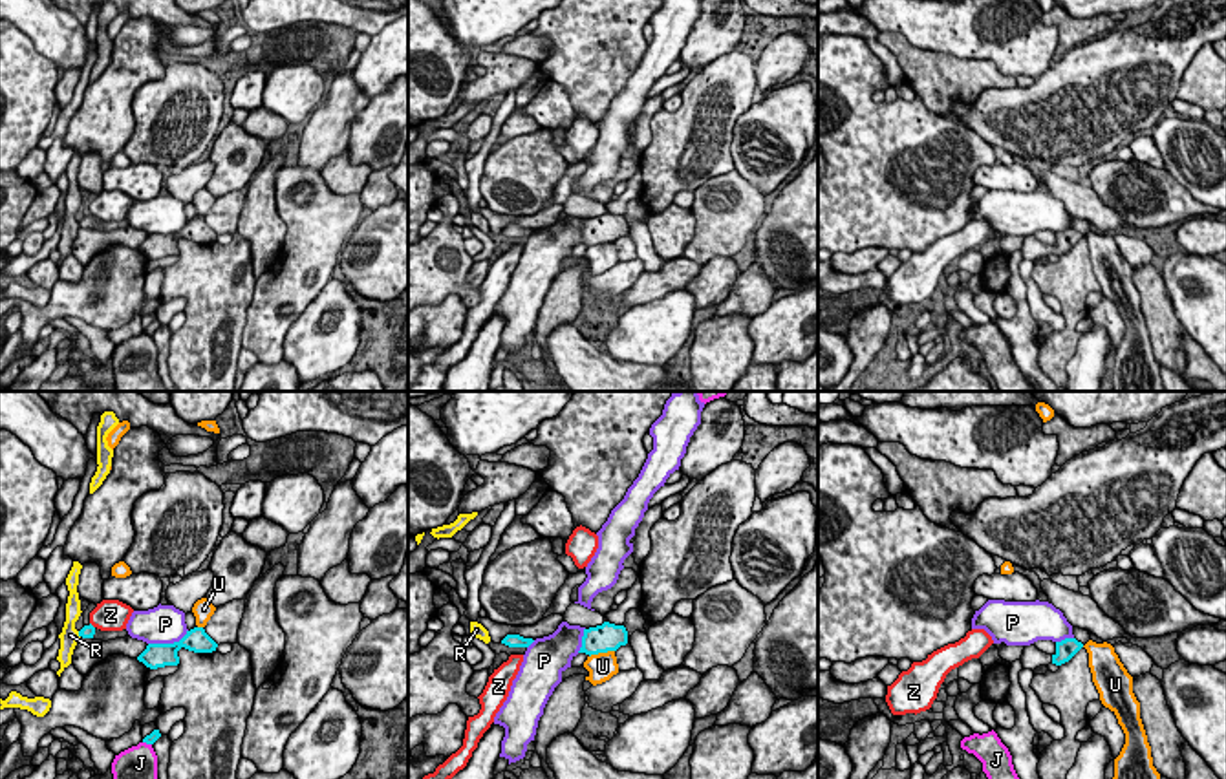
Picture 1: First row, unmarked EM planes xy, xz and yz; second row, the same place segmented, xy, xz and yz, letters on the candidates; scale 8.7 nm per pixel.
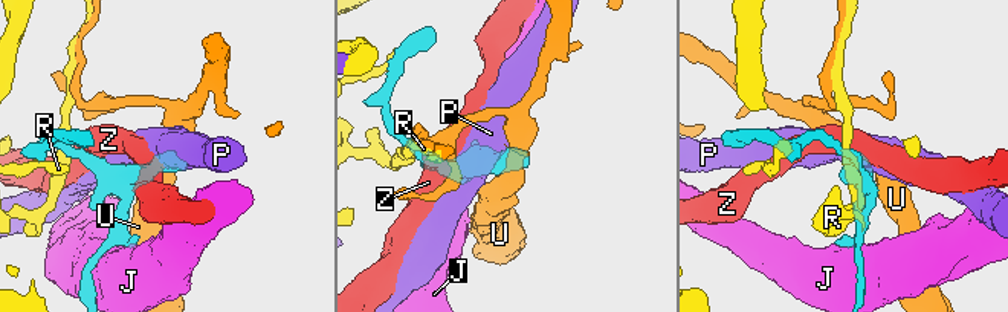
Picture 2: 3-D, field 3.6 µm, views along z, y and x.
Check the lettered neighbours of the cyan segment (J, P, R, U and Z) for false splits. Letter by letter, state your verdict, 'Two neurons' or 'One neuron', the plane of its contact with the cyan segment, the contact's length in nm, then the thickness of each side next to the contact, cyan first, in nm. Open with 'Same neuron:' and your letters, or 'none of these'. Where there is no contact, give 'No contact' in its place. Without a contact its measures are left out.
Same neuron: none of these
J: Two neurons. Touches cyan in xy. Shared border 90 nm. Thickness 90 nm (cyan) against 380 nm
P: Two neurons. Touches cyan in xy. Shared border 380 nm. Thickness 220 nm (cyan) against 340 nm
R: Two neurons. Touches cyan in xy. Shared border 70 nm. Thickness 120 nm (cyan) against 160 nm
U: Two neurons. Touches cyan in xz. Shared border 240 nm. Thickness 260 nm (cyan) against 240 nm
Z: Two neurons. Touches cyan in xy. Shared border 70 nm. Thickness 120 nm (cyan) against 280 nm

